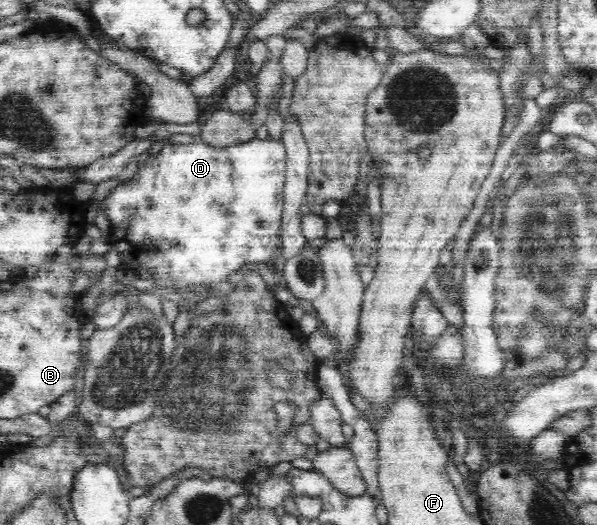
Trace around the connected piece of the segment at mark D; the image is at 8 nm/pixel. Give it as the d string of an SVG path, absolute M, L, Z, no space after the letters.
M256 137L246 141L246 143L234 144L230 147L214 147L210 146L200 139L191 144L166 144L160 152L149 156L145 163L140 165L135 176L128 181L121 183L112 193L109 193L104 199L99 202L96 198L89 199L94 207L101 209L106 217L109 217L112 229L107 240L112 245L113 249L118 251L121 257L120 269L124 271L133 271L136 274L136 269L144 269L148 273L148 280L159 279L168 281L180 289L194 289L198 285L204 283L222 283L228 281L228 275L238 271L242 265L248 263L268 263L270 257L278 256L280 245L280 228L281 217L284 207L284 186L286 179L286 152L283 141L276 141L269 137L265 140L260 140Z

